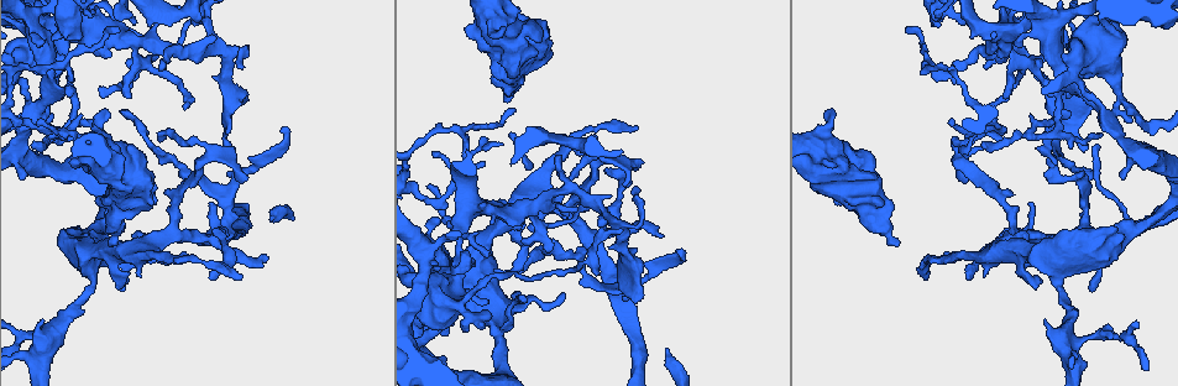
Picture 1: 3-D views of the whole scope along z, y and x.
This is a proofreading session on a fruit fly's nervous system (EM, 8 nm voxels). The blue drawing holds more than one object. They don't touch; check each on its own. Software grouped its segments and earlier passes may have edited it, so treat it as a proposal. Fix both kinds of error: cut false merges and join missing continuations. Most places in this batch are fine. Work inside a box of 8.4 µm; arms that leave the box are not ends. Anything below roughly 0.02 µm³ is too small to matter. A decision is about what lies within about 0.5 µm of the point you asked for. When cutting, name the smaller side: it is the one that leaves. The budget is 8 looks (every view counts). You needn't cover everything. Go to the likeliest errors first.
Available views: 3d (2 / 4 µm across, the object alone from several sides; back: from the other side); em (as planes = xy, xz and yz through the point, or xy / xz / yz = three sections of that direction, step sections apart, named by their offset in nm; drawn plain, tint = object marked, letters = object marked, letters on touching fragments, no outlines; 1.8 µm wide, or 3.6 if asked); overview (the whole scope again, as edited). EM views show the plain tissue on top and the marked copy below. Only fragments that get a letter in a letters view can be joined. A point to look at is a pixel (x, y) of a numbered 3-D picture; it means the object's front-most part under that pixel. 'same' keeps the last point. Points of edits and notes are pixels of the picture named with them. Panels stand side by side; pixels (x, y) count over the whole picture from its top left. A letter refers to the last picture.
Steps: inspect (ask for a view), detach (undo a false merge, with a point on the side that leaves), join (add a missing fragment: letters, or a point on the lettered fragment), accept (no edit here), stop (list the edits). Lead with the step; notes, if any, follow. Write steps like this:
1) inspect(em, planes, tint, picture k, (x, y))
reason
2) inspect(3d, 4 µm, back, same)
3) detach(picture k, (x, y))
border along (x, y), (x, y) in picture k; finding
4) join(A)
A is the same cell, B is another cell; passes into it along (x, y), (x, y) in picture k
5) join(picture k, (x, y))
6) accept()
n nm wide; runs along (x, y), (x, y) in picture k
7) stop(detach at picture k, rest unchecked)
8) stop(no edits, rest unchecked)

inspect(em, planes, letters, picture 1, (1047, 18))
sudden change in width

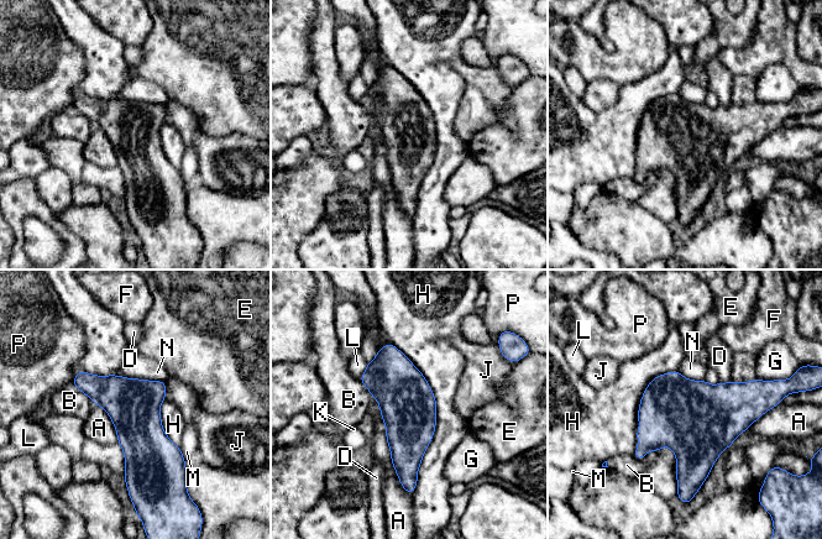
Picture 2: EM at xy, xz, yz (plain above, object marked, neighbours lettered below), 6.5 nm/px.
accept()
H touches over 1000 nm; A, B, D, E, F, G, H, J, K, L, M, N and P are other cells; border along (372, 397), (391, 464), (409, 493) in picture 2; continuous, no second neuron

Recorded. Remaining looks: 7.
inspect(em, 3.6 µm, planes, letters, picture 1, (1107, 114))
sudden change in width

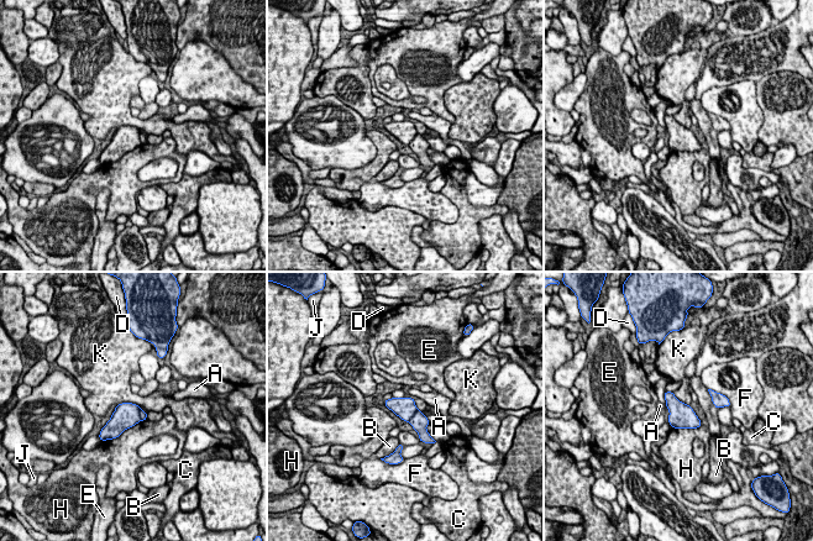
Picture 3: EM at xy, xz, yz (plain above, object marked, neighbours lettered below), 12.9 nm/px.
accept()
A, B, C, D, E, F, H, J and K are other cells; border along (116, 404), (135, 403), (140, 408) in picture 3; continuous, no second neuron

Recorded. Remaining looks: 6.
inspect(em, planes, letters, picture 1, (510, 136))
free end

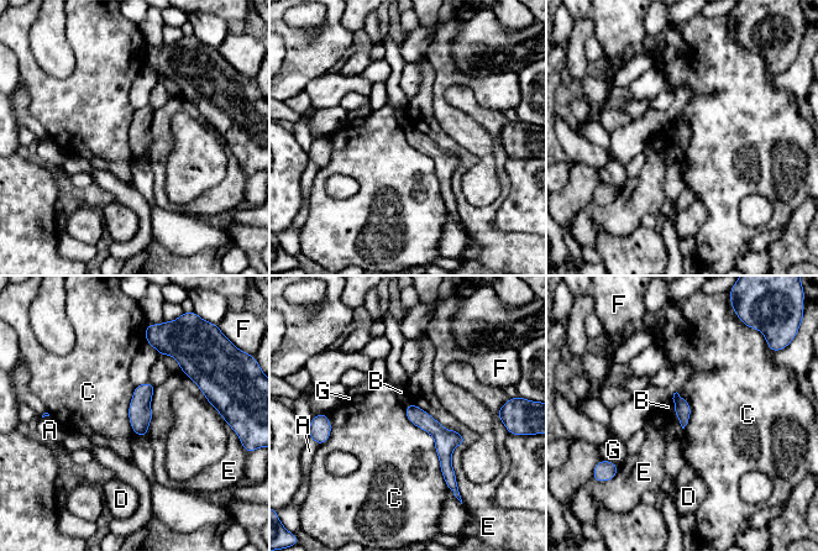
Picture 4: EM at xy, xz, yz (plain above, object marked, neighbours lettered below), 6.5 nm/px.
accept()
A, B, C, D, E, F and G are other cells; border along (404, 407), (433, 437), (447, 487) in picture 4; no lettered fragment goes on from it

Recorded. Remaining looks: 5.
stop(no edits, rest unchecked)

